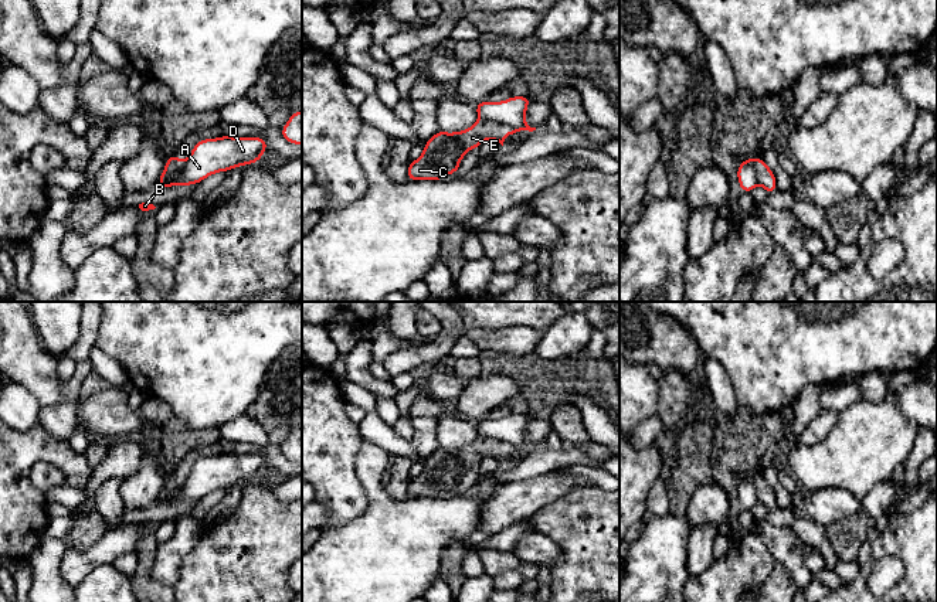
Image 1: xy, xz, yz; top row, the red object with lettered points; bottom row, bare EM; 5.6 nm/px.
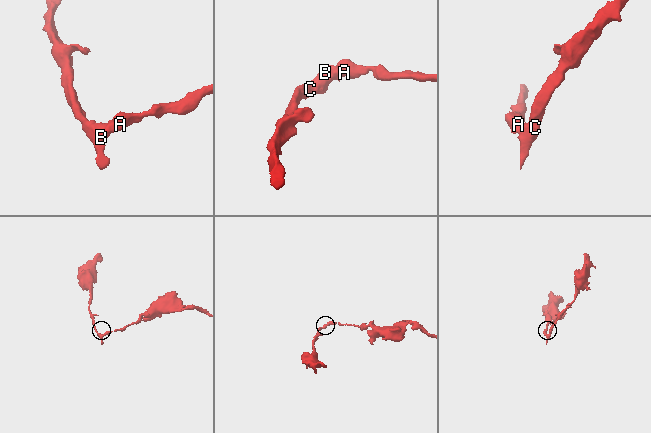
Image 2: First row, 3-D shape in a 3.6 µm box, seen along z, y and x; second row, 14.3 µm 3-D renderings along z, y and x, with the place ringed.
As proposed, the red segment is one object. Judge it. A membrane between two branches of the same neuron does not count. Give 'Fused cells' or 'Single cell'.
Fused cells

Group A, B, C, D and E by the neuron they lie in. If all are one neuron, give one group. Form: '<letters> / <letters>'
A D / B C E

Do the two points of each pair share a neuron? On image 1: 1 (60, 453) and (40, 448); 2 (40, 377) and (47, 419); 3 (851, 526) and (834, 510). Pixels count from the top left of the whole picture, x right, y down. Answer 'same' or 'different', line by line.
1: same
2: different
3: different

